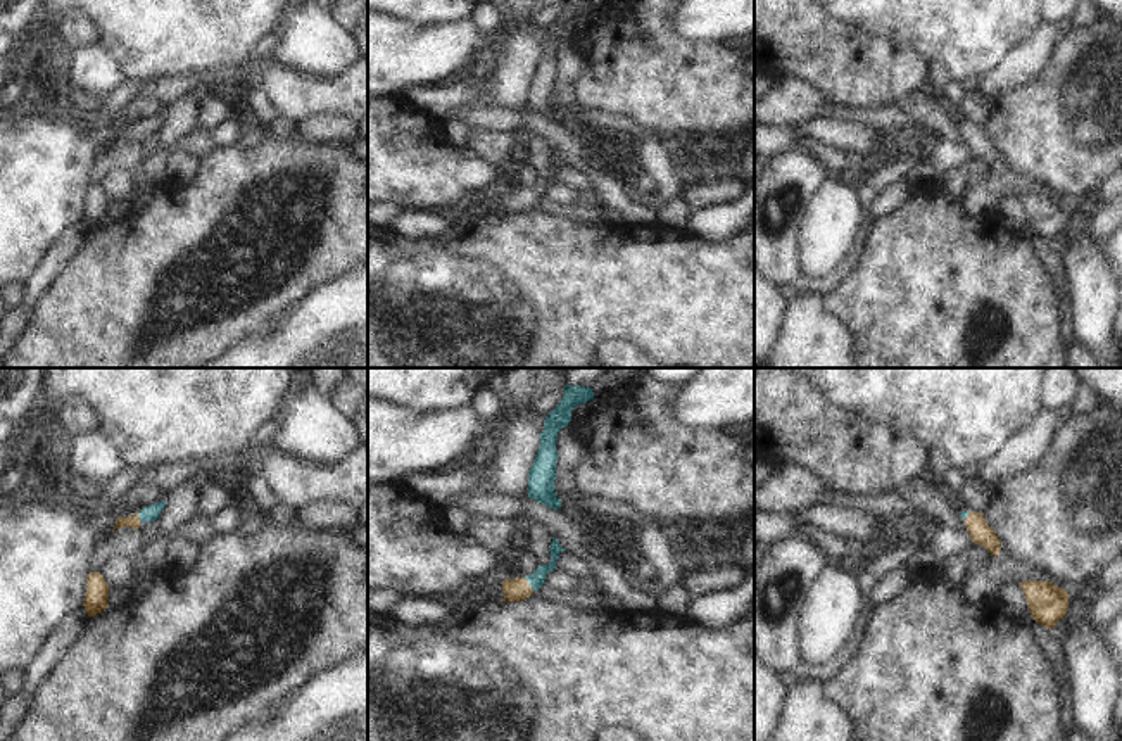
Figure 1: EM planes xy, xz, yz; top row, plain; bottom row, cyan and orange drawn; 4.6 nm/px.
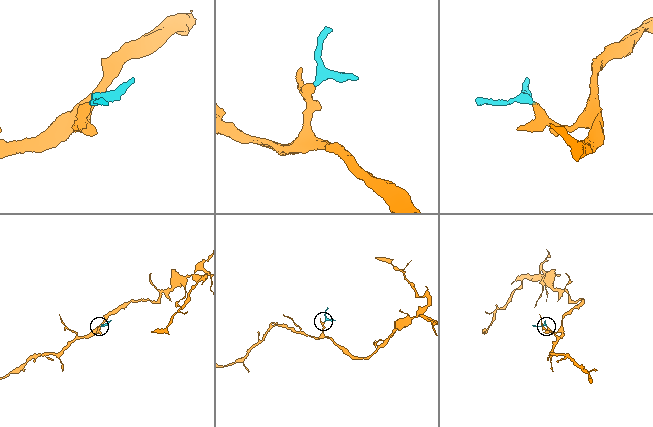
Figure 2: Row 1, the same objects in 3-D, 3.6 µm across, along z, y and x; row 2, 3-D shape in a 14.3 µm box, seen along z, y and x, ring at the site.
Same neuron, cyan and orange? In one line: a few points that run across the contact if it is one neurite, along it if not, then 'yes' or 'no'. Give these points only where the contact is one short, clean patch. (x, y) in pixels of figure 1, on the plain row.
line xz (535, 192), (529, 196), (515, 202); yes

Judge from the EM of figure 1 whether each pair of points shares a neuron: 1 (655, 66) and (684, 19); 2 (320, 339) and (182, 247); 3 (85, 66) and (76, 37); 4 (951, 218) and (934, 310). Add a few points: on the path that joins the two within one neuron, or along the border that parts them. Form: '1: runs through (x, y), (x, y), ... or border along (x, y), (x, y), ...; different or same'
1: border along (668, 18), (674, 30), (682, 37), (715, 42); different
2: border along (315, 287), (273, 332), (252, 339); different
3: border along (99, 38), (73, 50); different
4: runs through (934, 240), (934, 287); same

